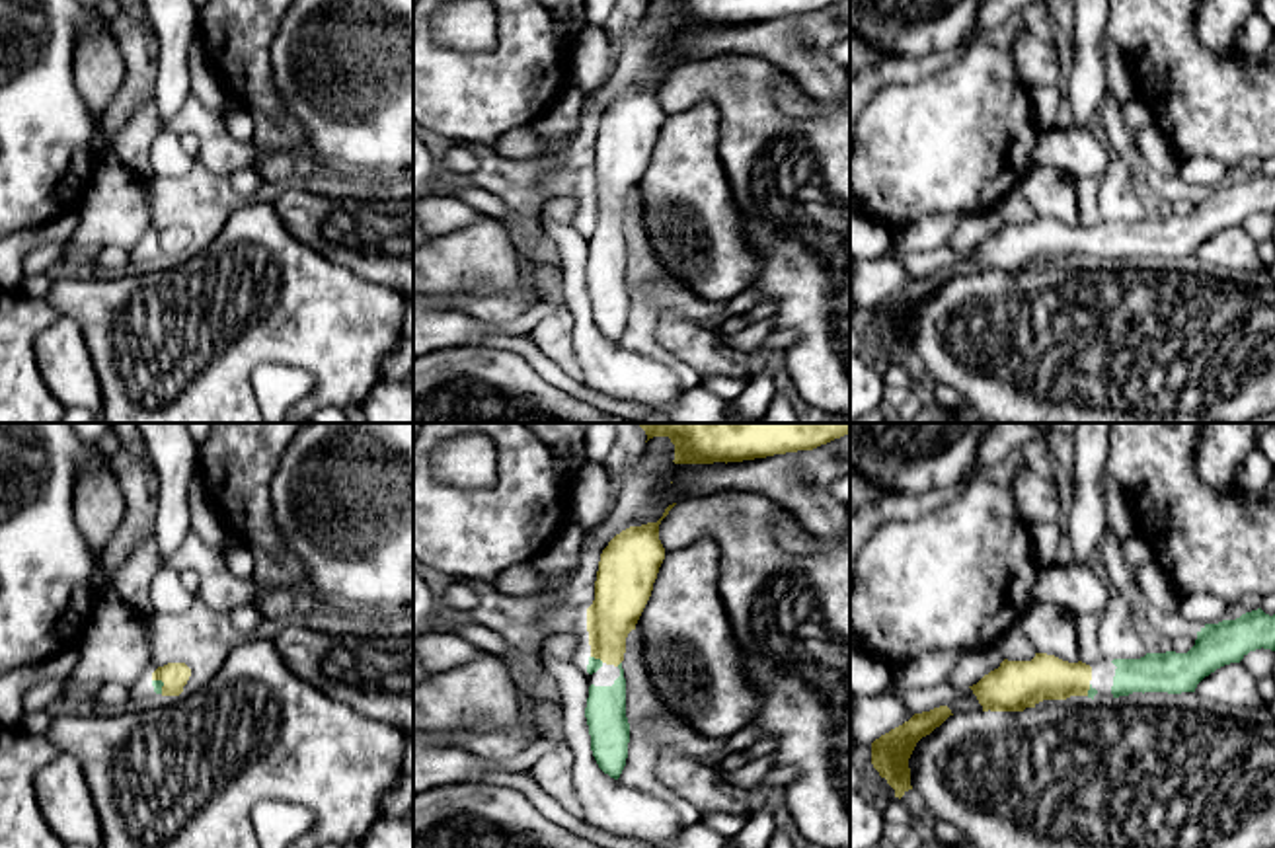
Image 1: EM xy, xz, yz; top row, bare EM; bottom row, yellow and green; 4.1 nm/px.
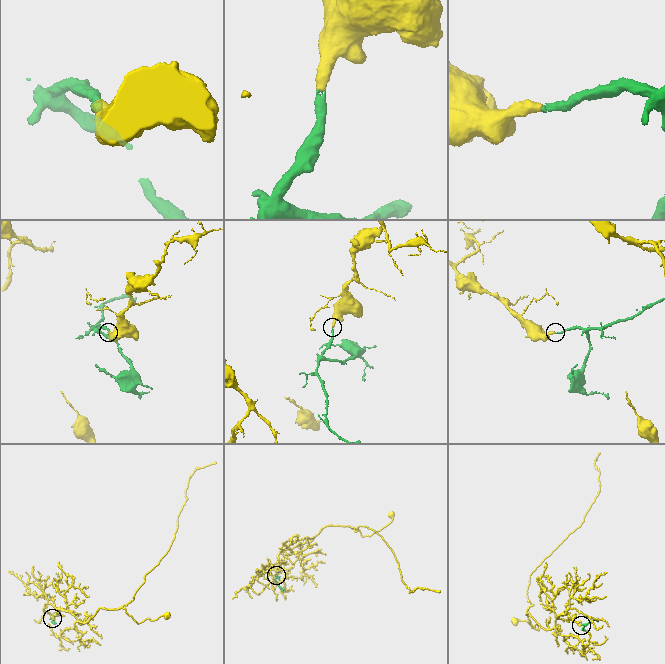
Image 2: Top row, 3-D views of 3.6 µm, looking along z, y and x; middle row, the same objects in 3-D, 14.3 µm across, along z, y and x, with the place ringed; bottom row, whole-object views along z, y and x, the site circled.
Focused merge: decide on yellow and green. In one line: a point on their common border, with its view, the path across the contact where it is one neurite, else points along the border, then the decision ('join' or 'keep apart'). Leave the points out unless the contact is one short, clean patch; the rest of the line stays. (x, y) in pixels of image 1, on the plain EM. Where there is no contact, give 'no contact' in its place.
contact xy (162, 244); way xy (174, 238), (162, 244), (156, 248); join

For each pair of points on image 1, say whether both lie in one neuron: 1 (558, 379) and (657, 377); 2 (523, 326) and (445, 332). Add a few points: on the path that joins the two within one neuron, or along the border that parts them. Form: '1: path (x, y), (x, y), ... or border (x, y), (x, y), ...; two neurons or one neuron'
1: border (585, 383), (605, 394), (628, 400); two neurons
2: path (503, 328), (464, 330); one neuron

